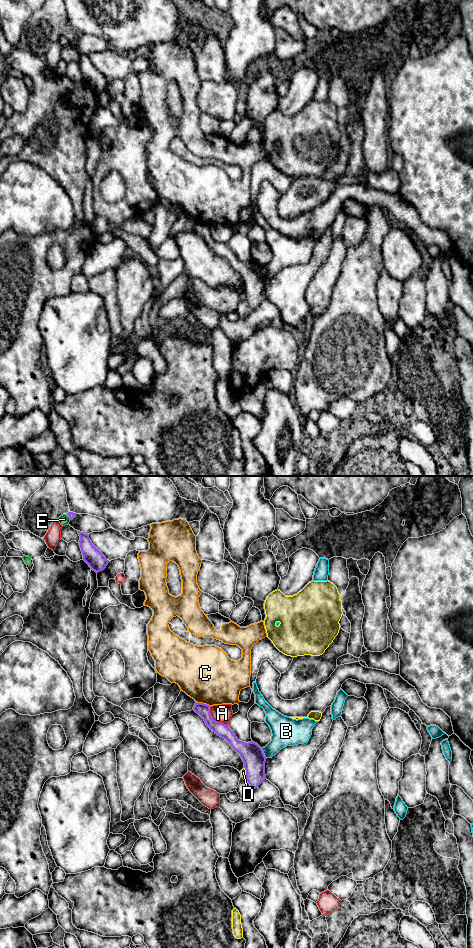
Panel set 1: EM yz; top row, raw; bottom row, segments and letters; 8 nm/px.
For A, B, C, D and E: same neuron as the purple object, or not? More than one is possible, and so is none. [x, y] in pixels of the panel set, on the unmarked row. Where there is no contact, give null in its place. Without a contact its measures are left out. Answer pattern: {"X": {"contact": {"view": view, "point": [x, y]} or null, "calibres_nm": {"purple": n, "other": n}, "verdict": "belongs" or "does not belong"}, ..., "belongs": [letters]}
{"A": {"contact": {"view": "yz", "point": [213, 239]}, "calibres_nm": {"purple": 110, "other": 140}, "verdict": "does not belong"}, "B": {"contact": {"view": "yz", "point": [263, 273]}, "calibres_nm": {"purple": 180, "other": 220}, "verdict": "does not belong"}, "C": {"contact": {"view": "yz", "point": [202, 223]}, "calibres_nm": {"purple": 100, "other": 440}, "verdict": "does not belong"}, "D": {"contact": {"view": "yz", "point": [246, 292]}, "calibres_nm": {"purple": 180, "other": 50}, "verdict": "does not belong"}, "E": {"contact": {"view": "yz", "point": [69, 36]}, "calibres_nm": {"purple": 50, "other": 90}, "verdict": "does not belong"}, "belongs": []}

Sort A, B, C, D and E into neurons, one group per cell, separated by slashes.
A / B / C / D / E

